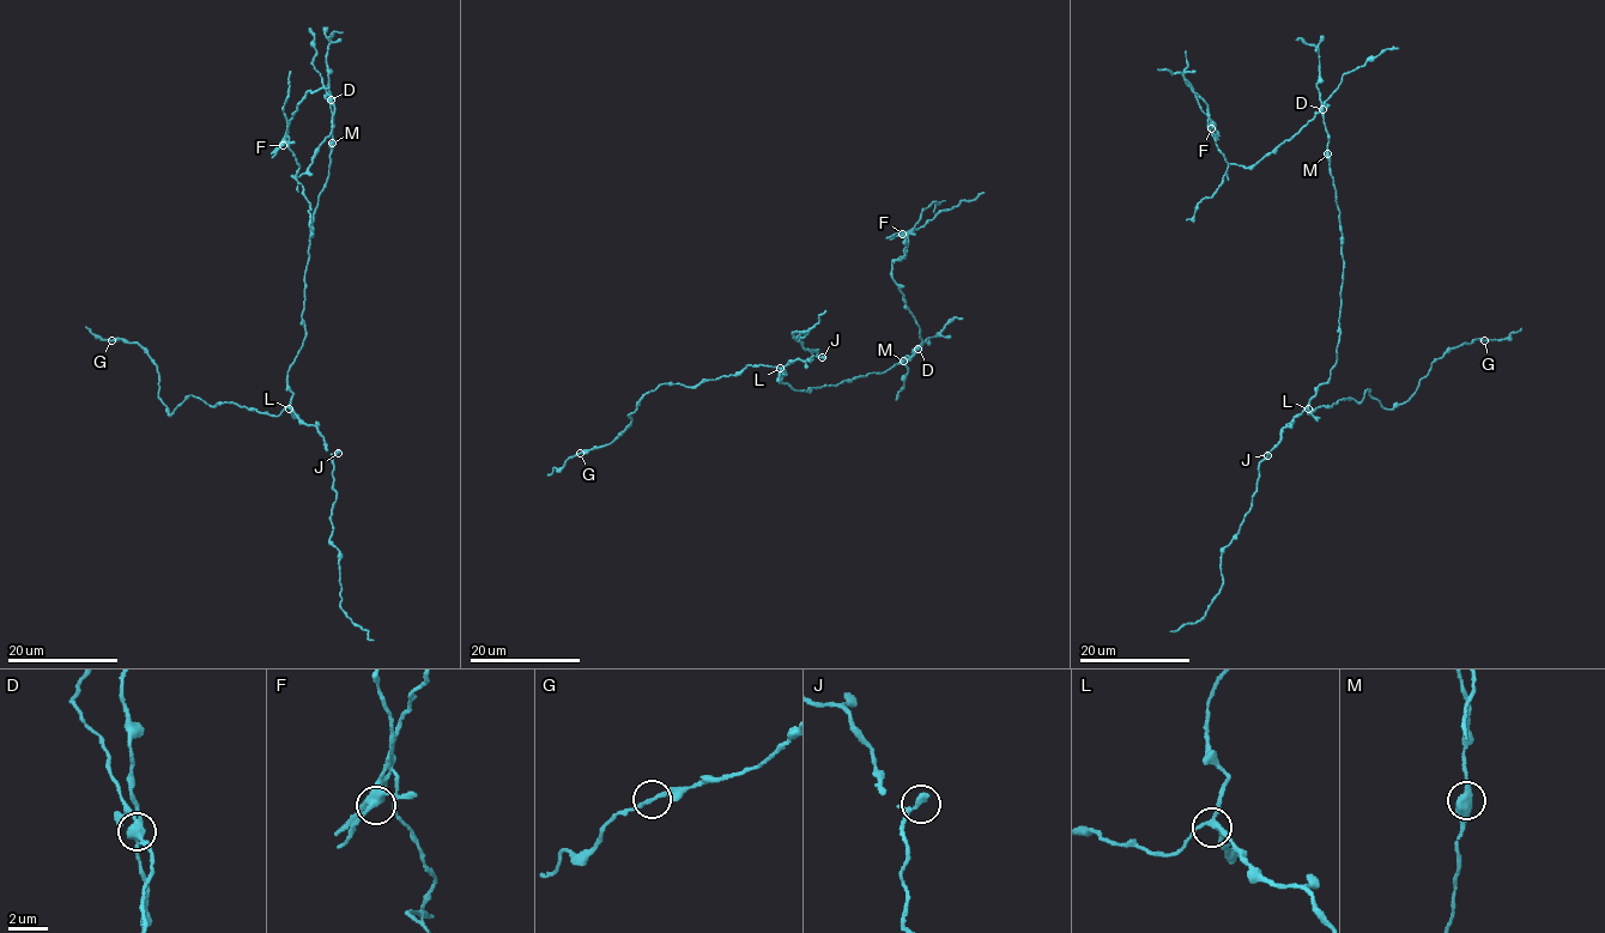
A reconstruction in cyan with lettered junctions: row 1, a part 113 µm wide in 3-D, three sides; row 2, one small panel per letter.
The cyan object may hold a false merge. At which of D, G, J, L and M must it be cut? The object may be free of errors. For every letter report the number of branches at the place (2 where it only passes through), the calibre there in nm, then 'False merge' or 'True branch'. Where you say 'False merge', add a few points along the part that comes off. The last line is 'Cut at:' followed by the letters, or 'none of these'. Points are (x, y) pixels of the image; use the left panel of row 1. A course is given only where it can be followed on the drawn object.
D: Branches: 4. Thickness 340 nm. False merge. Course of the part to remove: (331, 101), (331, 133), (310, 165), (294, 177), (298, 167), (288, 145), (290, 119), (309, 90), (329, 88)
G: Branches: 2. Thickness 200 nm. True branch
J: Branches: 1. Thickness 360 nm. True branch
L: Branches: 4. Thickness 200 nm. True branch
M: Branches: 2. Thickness 440 nm. True branch
Cut at: D

